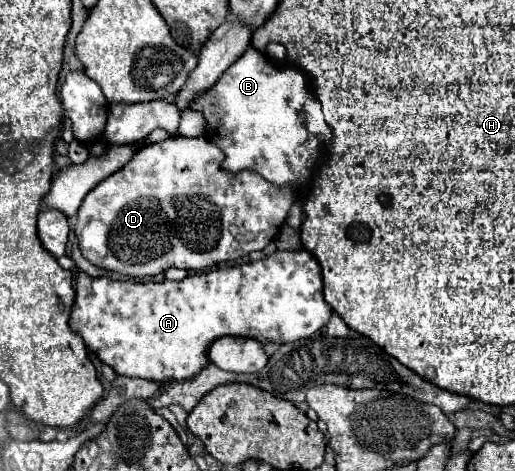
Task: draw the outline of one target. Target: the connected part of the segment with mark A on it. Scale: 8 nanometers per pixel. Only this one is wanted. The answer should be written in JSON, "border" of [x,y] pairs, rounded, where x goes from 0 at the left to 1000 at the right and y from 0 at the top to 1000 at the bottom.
{"border":[[[573,531],[573,535],[534,535],[511,552],[499,556],[483,556],[483,561],[464,561],[464,565],[445,565],[445,569],[421,569],[421,573],[406,573],[406,577],[390,577],[390,582],[367,582],[363,590],[355,590],[351,599],[250,599],[250,594],[216,594],[208,586],[200,590],[177,590],[165,577],[153,582],[150,590],[150,633],[146,633],[146,650],[138,662],[138,696],[161,718],[165,735],[173,743],[181,743],[192,764],[208,777],[216,777],[227,794],[235,798],[254,798],[254,803],[282,803],[282,807],[309,807],[309,811],[328,811],[328,807],[359,807],[359,803],[375,803],[386,786],[394,786],[406,764],[402,764],[402,743],[414,730],[414,722],[429,718],[429,713],[480,713],[491,718],[507,730],[518,726],[538,726],[538,730],[557,730],[557,726],[577,726],[588,718],[600,718],[604,709],[612,709],[623,692],[631,692],[643,675],[647,654],[631,641],[627,633],[627,590],[623,590],[623,565],[616,556],[616,548],[600,535],[600,531]]]}

